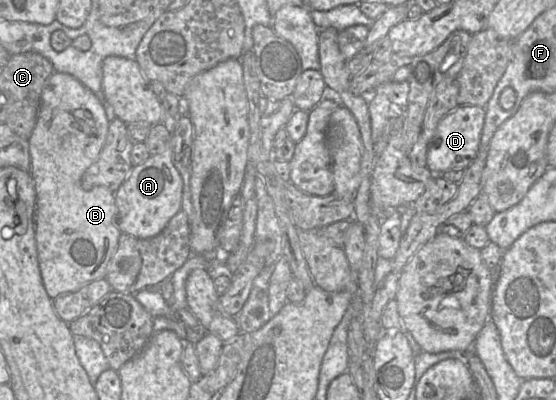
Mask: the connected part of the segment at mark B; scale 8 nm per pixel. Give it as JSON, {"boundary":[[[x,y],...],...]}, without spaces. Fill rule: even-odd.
{"boundary":[[[54,72],[45,81],[40,96],[39,112],[36,125],[30,138],[28,139],[28,146],[31,158],[31,167],[29,173],[34,181],[36,191],[35,240],[37,245],[38,262],[44,287],[52,299],[63,294],[78,292],[93,281],[105,279],[107,266],[118,248],[119,238],[122,233],[117,226],[115,192],[103,186],[95,186],[91,189],[85,189],[82,186],[82,177],[84,173],[96,162],[104,145],[109,123],[110,120],[108,119],[106,113],[106,104],[103,102],[102,97],[98,97],[74,76],[61,72]]]}

